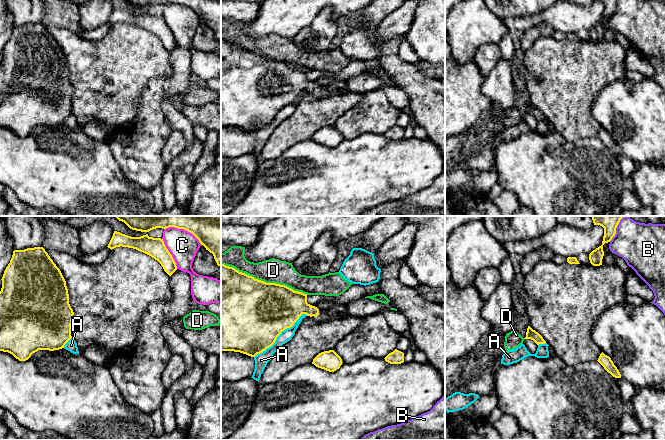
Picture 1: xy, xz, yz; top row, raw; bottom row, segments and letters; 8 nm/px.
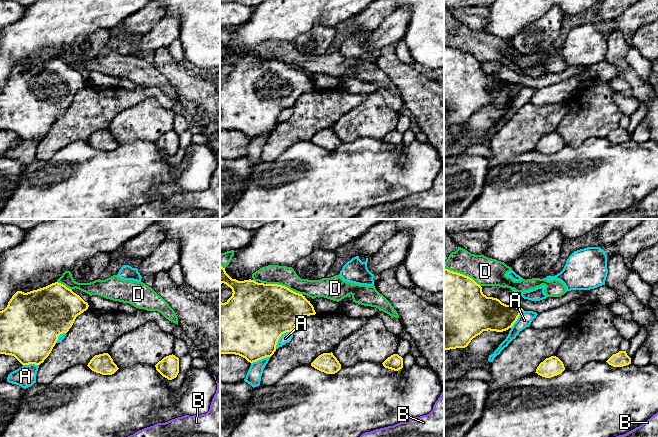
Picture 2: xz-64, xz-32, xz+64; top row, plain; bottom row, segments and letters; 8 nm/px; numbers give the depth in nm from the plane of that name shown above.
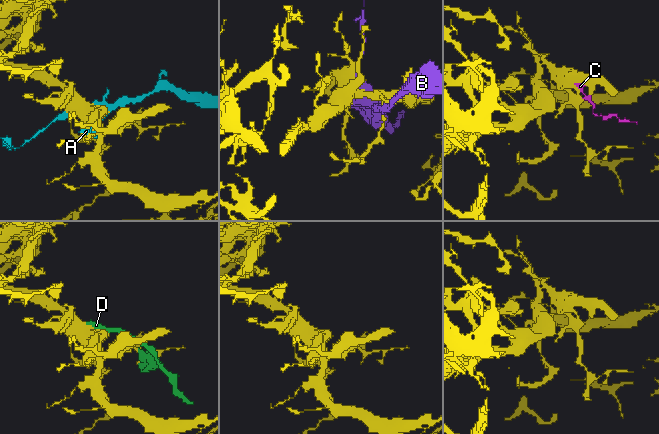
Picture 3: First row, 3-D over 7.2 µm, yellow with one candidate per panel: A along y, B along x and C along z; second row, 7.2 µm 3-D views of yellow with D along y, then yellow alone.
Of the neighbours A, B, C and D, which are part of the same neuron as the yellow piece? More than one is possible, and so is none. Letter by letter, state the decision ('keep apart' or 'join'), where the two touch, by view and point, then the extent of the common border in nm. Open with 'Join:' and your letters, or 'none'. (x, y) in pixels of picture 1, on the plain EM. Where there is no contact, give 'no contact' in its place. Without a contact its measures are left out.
Join: none
A: keep apart; meets yellow in xz at (280, 109); contact 550 nm long
B: keep apart; meets yellow in yz at (615, 9); contact 160 nm long
C: keep apart; meets yellow in xy at (169, 29); contact 280 nm long
D: keep apart; meets yellow in xz at (263, 57); contact 750 nm long

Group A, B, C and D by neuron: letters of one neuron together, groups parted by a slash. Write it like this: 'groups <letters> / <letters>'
groups A / B / C / D

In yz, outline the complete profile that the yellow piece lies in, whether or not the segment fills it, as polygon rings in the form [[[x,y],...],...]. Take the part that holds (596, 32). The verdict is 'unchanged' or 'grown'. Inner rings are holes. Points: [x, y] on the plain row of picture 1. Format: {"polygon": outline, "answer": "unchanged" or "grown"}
{"polygon": [[[594,0],[594,1],[600,1],[604,4],[604,12],[602,21],[593,26],[589,30],[589,36],[593,42],[600,42],[602,41],[602,35],[604,32],[603,21],[605,19],[610,18],[612,14],[615,12],[618,0]]], "answer": "unchanged"}

